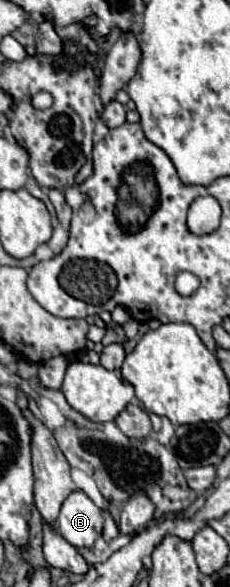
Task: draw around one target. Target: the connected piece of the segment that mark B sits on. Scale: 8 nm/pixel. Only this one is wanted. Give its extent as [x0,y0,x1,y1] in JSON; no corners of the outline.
[57,490,103,548]

